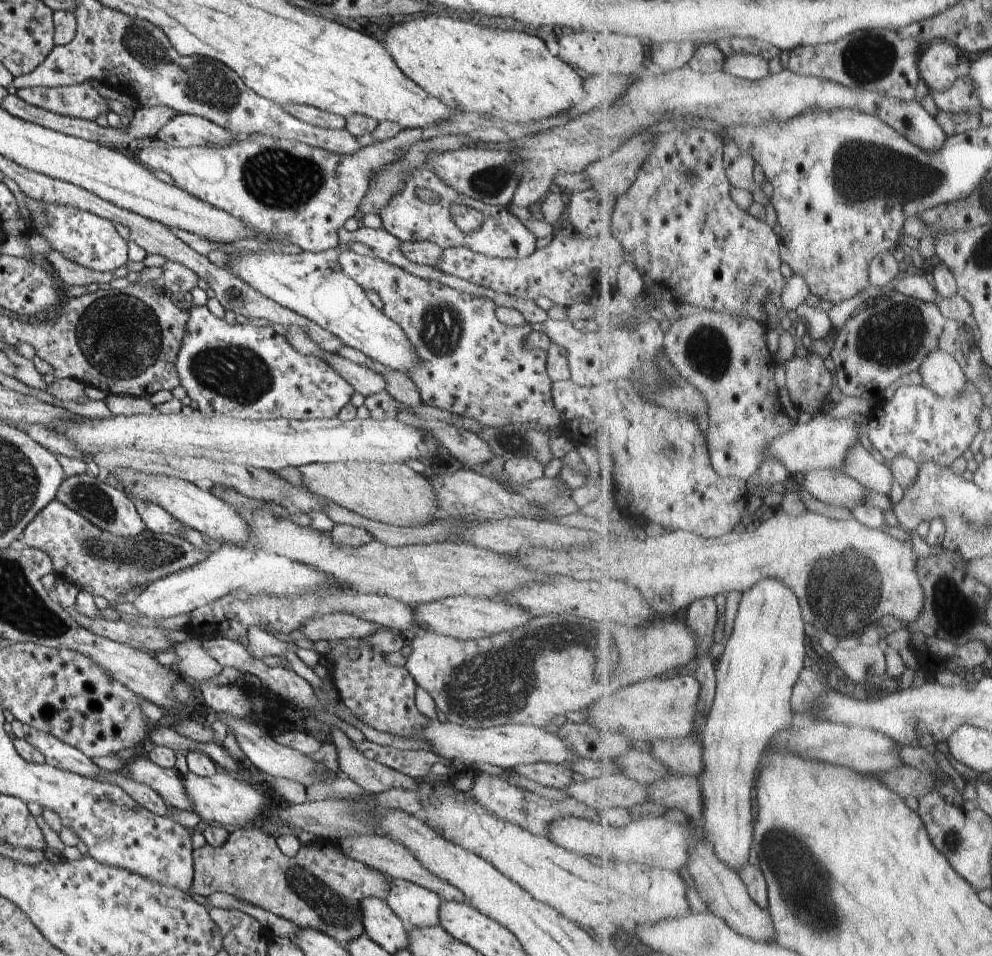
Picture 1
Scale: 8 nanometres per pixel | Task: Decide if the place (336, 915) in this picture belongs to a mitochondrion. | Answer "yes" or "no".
yes

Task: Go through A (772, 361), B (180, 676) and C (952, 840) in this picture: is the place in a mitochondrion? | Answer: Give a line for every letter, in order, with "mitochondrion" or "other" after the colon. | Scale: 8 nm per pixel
A: other
B: other
C: mitochondrion

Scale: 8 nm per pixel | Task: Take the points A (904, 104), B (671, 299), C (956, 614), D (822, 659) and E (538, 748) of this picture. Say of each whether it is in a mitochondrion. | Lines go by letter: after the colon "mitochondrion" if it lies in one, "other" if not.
A: other
B: other
C: mitochondrion
D: other
E: other

